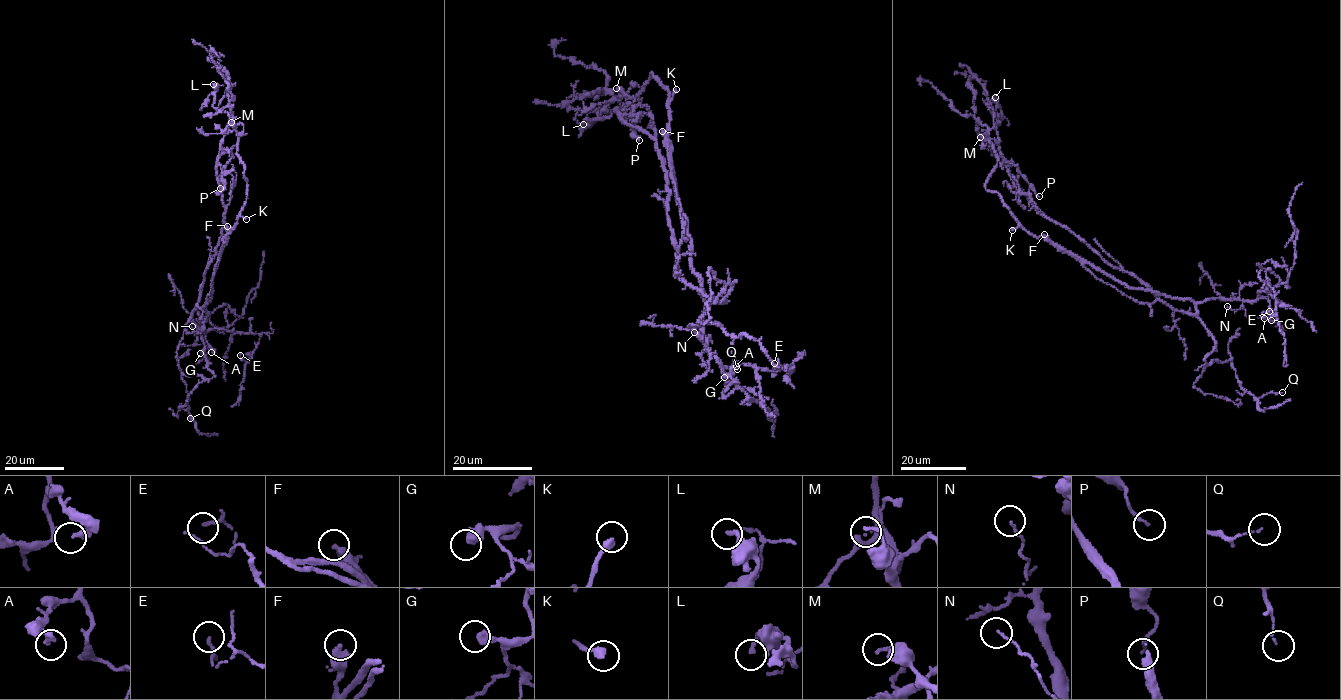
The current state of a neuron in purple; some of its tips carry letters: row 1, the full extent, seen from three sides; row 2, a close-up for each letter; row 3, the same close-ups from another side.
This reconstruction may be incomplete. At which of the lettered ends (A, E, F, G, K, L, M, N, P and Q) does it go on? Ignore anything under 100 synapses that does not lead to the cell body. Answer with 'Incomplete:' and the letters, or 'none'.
Incomplete: K

